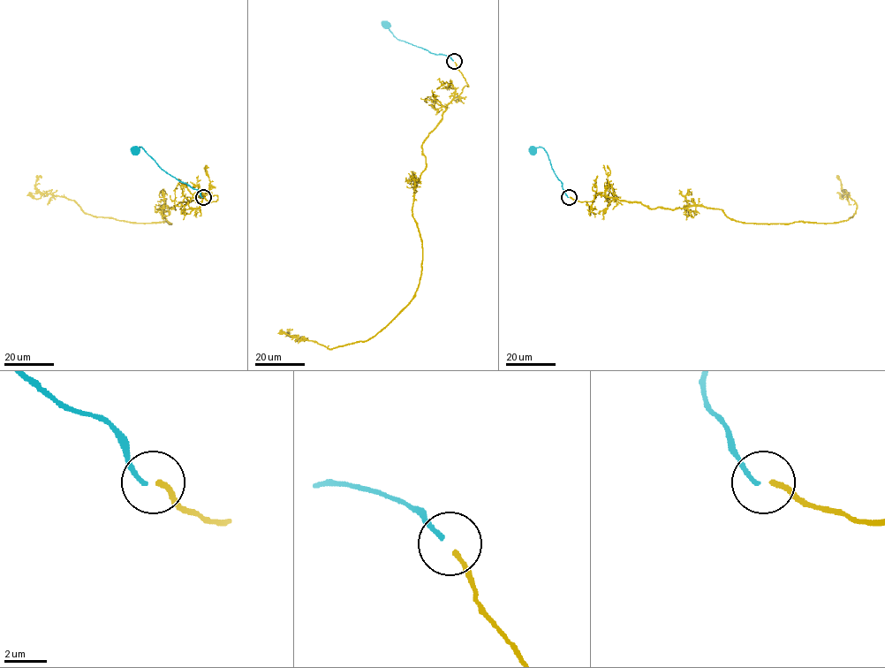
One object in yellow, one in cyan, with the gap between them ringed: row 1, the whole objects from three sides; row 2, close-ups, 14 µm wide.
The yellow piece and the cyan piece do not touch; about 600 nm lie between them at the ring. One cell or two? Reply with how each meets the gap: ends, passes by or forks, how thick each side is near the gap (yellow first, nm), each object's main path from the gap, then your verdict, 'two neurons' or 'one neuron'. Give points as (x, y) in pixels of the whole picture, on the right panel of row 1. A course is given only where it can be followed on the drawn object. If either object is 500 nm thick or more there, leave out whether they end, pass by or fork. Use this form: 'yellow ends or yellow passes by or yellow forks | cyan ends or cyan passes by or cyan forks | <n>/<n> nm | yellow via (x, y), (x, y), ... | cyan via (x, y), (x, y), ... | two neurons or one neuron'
yellow ends | cyan ends | 240/200 nm | yellow via (570, 197), (592, 201), (603, 193), (649, 208), (701, 206), (750, 223), (835, 223), (857, 204), (836, 176) | cyan via (568, 197), (546, 151), (541, 147), (533, 151) | one neuron

